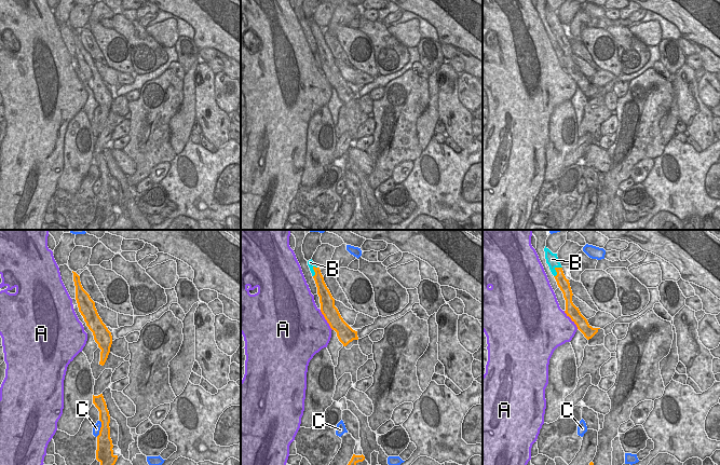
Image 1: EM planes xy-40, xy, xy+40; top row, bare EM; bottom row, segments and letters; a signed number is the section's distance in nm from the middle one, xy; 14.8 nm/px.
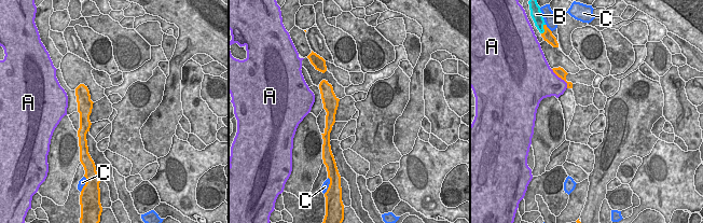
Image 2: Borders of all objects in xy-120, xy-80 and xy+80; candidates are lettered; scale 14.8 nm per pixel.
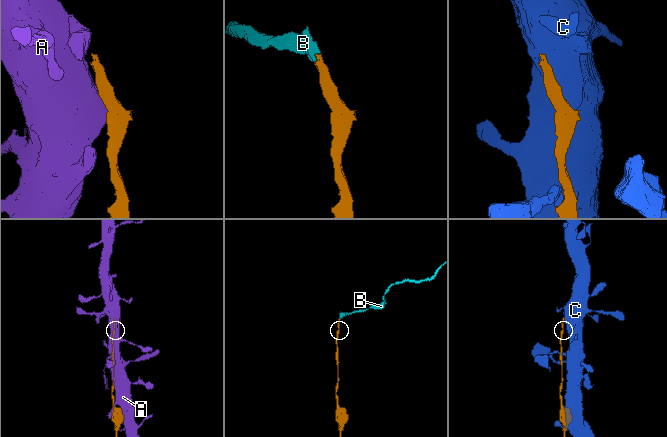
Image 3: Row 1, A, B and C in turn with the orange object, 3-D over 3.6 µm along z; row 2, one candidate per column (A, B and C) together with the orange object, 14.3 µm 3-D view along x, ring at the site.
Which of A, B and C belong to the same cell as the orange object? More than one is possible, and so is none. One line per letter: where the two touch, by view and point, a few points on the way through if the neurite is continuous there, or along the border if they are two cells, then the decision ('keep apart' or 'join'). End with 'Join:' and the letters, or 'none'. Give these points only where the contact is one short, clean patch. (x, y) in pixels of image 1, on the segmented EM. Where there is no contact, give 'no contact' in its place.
A: xy (325, 318) | keep apart
B: xy+40 (555, 269) | along xy+40 (561, 267), (555, 269), (556, 274), (554, 276) | keep apart
C: xy-40 (100, 428) | keep apart
Join: none

